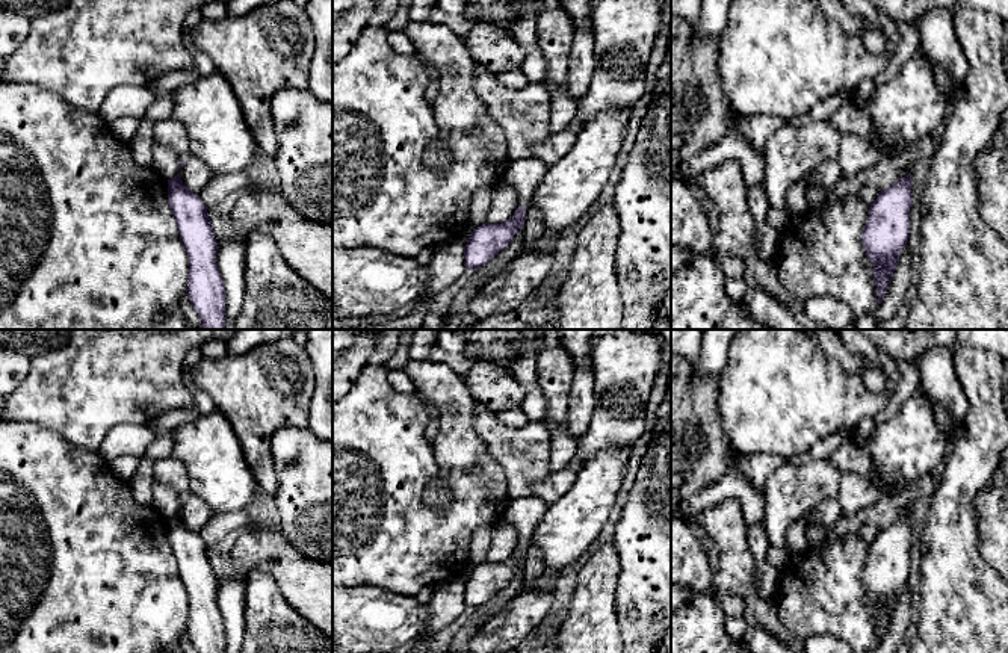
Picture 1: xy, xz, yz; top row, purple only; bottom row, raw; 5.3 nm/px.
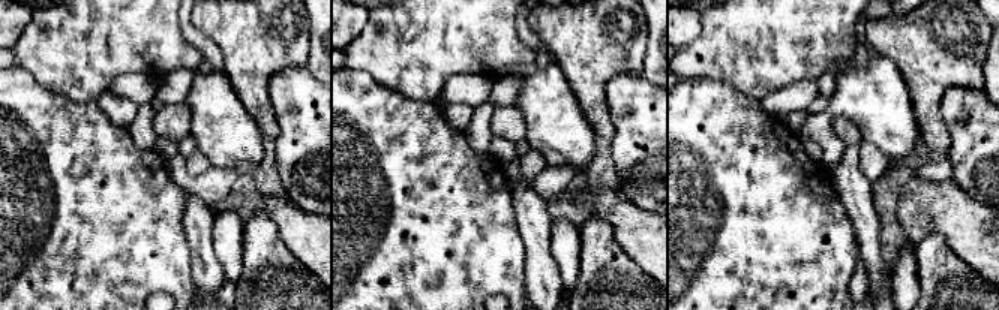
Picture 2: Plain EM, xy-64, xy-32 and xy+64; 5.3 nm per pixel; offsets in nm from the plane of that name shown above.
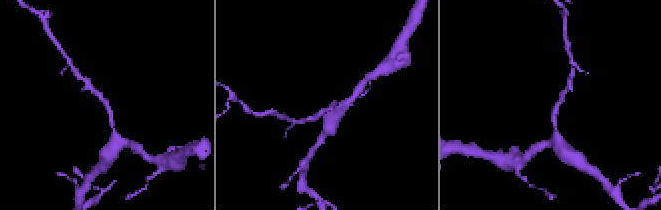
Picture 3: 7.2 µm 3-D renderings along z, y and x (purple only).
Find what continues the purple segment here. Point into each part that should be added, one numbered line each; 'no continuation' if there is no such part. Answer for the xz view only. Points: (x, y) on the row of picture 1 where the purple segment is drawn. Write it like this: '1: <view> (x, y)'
1: xz (525, 174)

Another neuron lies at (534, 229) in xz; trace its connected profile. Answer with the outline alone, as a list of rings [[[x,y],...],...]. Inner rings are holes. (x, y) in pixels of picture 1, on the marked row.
[[[529,203],[524,216],[524,240],[533,242],[540,239],[544,233],[546,228],[543,225],[541,216],[536,212],[536,209],[532,206],[532,203]]]

